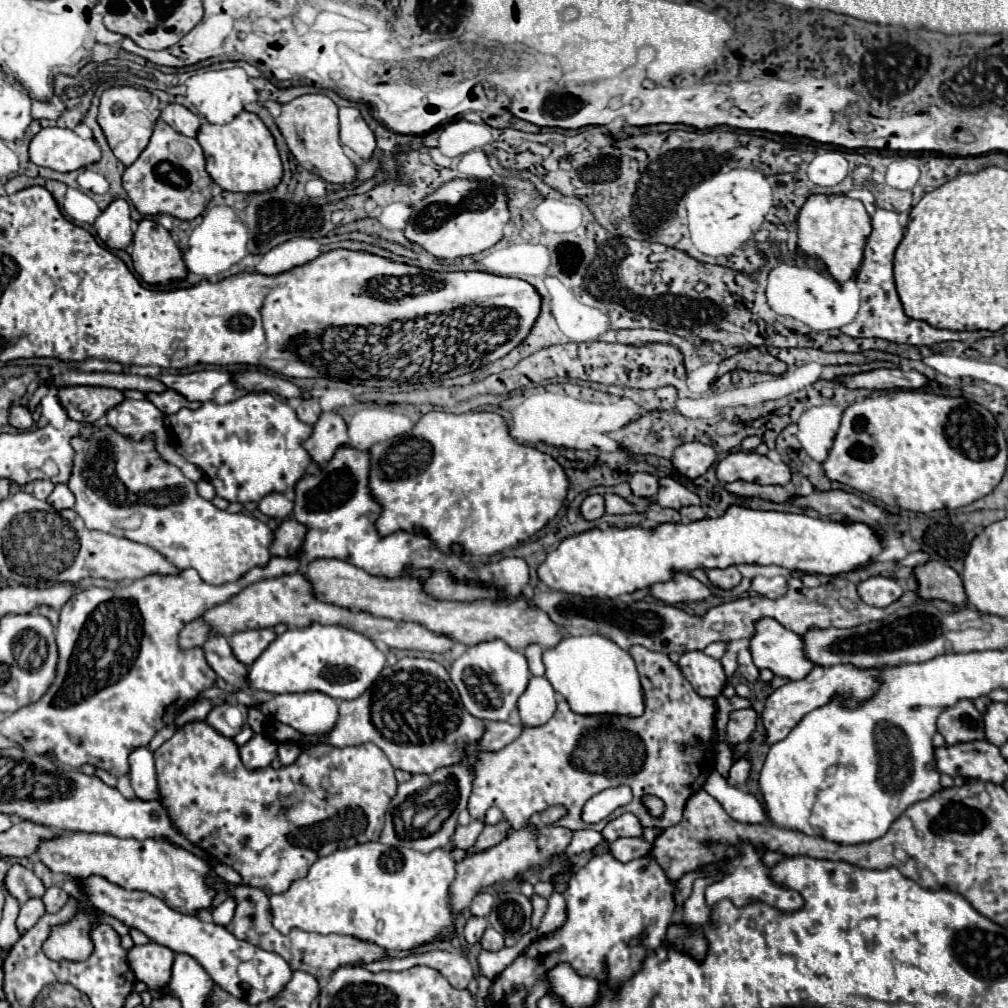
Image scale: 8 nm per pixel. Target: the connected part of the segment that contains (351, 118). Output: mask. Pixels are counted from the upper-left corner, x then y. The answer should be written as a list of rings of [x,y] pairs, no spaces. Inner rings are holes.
[[[341,108],[341,144],[355,150],[363,160],[369,160],[377,148],[377,140],[357,108]]]

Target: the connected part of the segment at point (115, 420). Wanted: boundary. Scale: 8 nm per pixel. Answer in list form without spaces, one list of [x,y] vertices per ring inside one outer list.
[[[127,398],[125,402],[121,402],[119,406],[107,412],[107,420],[109,420],[109,426],[115,428],[115,432],[135,442],[141,442],[153,436],[155,450],[165,460],[169,458],[189,480],[193,482],[203,480],[203,472],[195,464],[189,464],[187,460],[183,460],[183,456],[179,456],[173,450],[173,446],[169,444],[165,424],[163,424],[163,412],[157,410],[149,400],[129,400]]]

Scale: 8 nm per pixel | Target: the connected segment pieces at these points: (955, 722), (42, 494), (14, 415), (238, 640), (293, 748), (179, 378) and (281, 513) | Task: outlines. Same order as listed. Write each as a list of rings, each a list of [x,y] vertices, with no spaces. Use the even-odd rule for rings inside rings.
[[[959,700],[937,718],[937,732],[947,744],[983,740],[983,714],[971,700]]]
[[[37,480],[35,482],[35,488],[33,488],[33,494],[39,498],[39,500],[47,500],[49,494],[53,492],[55,484],[51,480]]]
[[[11,406],[9,424],[15,426],[17,430],[29,430],[33,426],[33,416],[25,406]]]
[[[261,628],[261,630],[243,630],[243,632],[235,632],[229,636],[229,644],[231,650],[235,654],[235,658],[245,664],[251,666],[261,652],[275,640],[275,632],[271,628]]]
[[[291,741],[279,744],[279,760],[281,760],[283,766],[293,764],[299,758],[299,754],[301,754],[301,746],[299,744]]]
[[[203,370],[193,374],[159,374],[157,378],[171,390],[183,394],[187,400],[213,400],[215,390],[233,384],[231,372],[225,370]]]
[[[267,494],[261,502],[259,502],[259,510],[265,516],[271,518],[287,518],[293,512],[293,502],[285,498],[285,494]]]

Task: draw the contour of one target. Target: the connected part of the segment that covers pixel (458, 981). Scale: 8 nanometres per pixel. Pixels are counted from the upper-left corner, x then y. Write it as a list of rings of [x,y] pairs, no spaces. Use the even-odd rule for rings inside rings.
[[[445,950],[445,952],[427,952],[427,954],[415,954],[415,956],[407,956],[403,960],[375,960],[371,964],[367,962],[357,962],[355,966],[363,966],[367,968],[369,972],[383,972],[383,970],[407,970],[411,966],[417,966],[417,964],[425,964],[425,966],[431,966],[435,970],[439,970],[447,982],[453,986],[453,988],[467,988],[467,984],[471,982],[473,978],[473,968],[471,964],[467,962],[467,958],[455,950]]]

